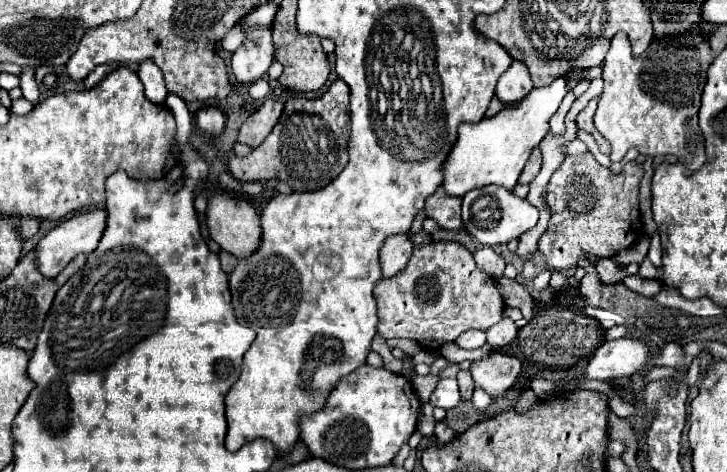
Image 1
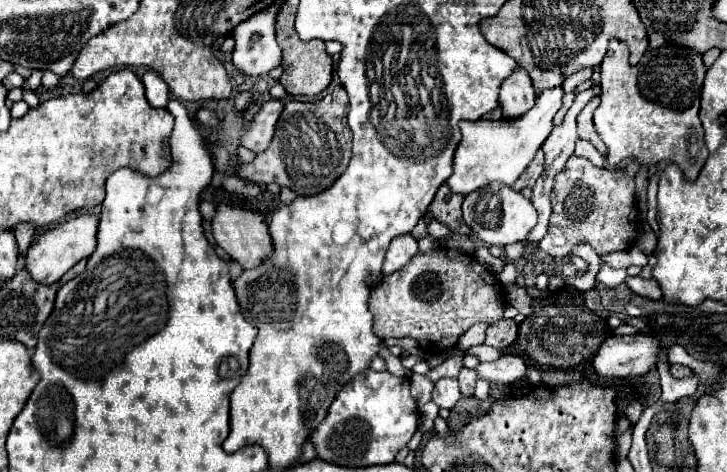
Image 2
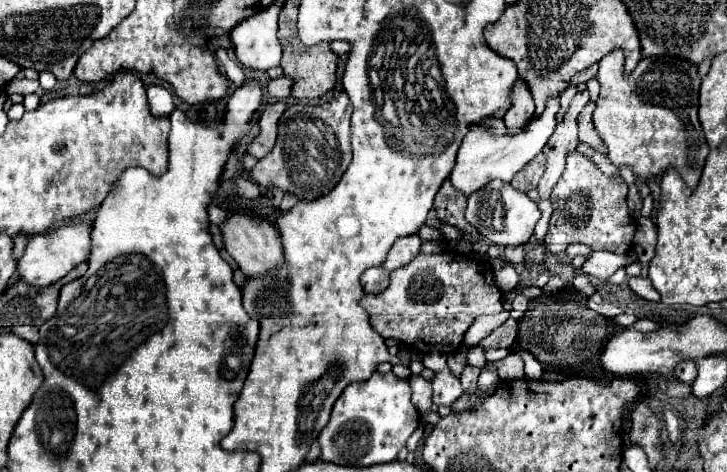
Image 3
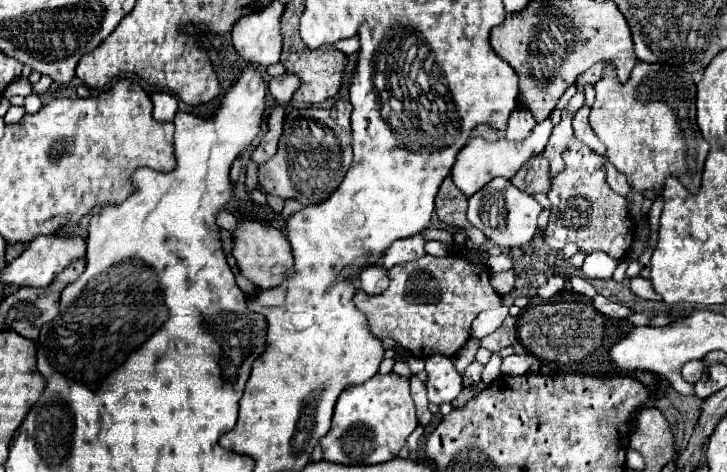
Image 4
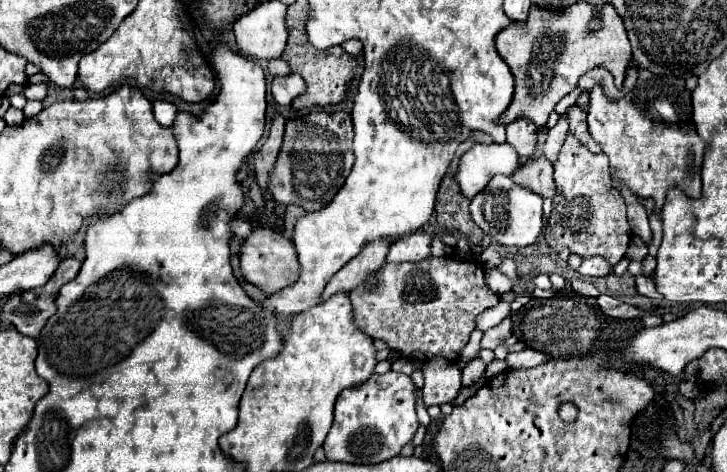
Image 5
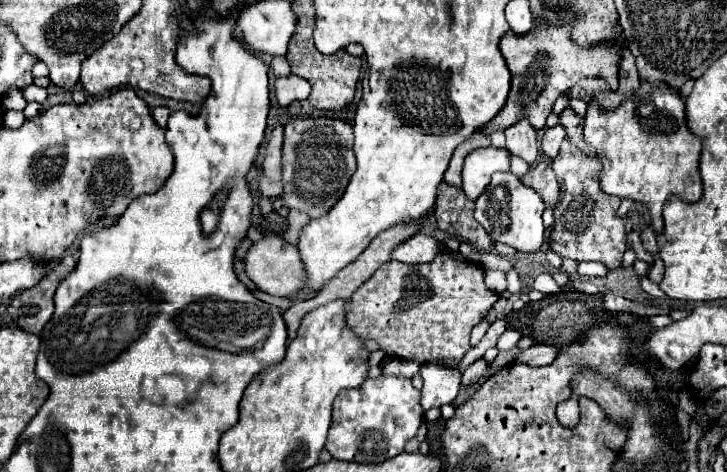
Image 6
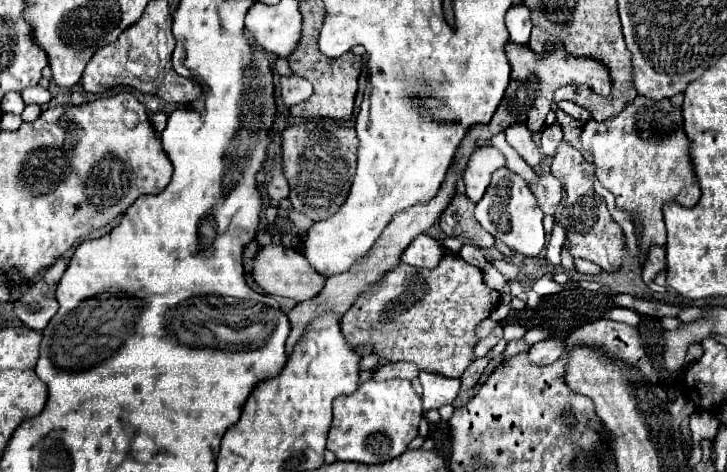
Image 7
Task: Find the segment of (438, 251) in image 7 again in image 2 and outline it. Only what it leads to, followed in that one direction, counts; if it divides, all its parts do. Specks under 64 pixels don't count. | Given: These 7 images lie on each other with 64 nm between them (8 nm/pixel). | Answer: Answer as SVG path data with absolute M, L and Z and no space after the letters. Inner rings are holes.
M410 234L398 236L398 238L392 240L392 244L388 246L382 274L388 276L388 274L400 270L404 264L410 262L410 258L412 258L416 252L418 252L418 244L416 244L416 238L414 238L414 236L410 236Z

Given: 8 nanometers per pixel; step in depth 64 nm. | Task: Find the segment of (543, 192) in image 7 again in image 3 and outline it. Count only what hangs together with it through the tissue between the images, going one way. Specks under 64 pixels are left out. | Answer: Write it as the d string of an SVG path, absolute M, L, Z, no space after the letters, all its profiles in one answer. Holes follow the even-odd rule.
M540 152L532 162L528 162L526 168L522 168L516 174L516 178L510 182L512 188L516 188L520 192L528 192L528 190L536 188L538 182L540 182L540 178L542 178L544 168L546 168L546 156Z

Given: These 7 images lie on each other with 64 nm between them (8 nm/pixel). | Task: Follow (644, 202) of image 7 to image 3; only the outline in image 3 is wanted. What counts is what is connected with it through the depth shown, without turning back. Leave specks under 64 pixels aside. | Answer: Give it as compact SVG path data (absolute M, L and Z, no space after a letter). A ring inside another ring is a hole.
M614 48L598 64L600 98L592 122L608 148L612 164L632 166L636 176L648 178L662 168L676 168L690 188L702 174L708 144L698 120L698 66L674 56L646 56L636 70L624 74L624 52Z

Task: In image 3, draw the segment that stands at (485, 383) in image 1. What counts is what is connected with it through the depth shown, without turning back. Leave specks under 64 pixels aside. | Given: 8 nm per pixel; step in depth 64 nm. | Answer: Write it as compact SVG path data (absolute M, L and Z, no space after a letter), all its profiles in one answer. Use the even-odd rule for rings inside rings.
M508 354L504 360L492 362L488 366L492 366L496 370L496 374L502 382L524 378L524 360L518 354Z

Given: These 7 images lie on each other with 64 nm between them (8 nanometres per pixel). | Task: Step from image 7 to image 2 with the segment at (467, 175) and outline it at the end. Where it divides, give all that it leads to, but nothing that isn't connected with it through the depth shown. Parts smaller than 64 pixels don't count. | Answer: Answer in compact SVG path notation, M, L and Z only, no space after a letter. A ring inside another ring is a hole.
M548 88L540 92L534 100L534 106L518 118L512 120L478 120L478 122L460 122L462 140L454 154L454 172L446 180L452 192L470 194L472 190L480 190L490 182L502 182L512 186L518 176L526 170L530 160L536 156L542 142L552 132L552 118L562 106L562 88Z

